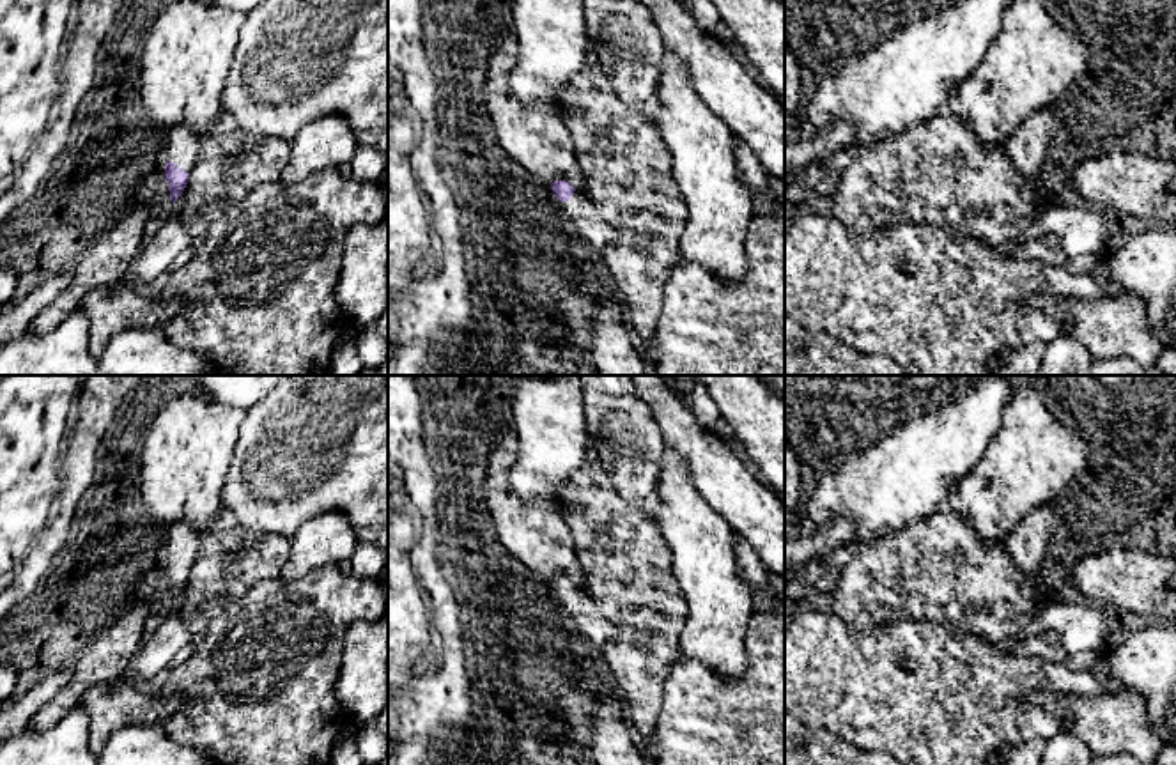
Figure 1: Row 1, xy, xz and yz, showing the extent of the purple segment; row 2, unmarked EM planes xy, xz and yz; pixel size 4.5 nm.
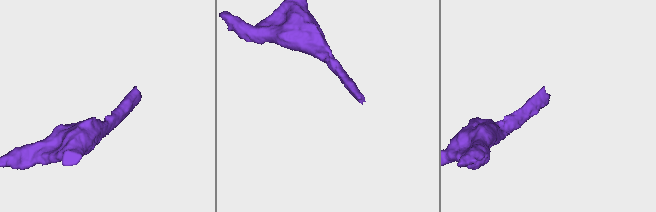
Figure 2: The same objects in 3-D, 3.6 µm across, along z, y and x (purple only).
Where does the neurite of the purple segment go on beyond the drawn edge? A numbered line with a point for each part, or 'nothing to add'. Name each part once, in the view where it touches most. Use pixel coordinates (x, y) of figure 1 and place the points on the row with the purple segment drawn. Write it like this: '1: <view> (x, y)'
1: xy (185, 147)

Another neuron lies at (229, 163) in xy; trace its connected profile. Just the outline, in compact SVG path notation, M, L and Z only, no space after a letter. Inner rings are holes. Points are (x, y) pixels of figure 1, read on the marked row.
M221 112L205 133L205 149L175 202L175 216L200 241L213 223L255 186L280 181L290 142L248 135Z

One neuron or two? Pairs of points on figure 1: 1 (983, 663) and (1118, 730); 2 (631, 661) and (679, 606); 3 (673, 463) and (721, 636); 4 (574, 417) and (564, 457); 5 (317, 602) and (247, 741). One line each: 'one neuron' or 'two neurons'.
1: two neurons
2: one neuron
3: one neuron
4: one neuron
5: one neuron

